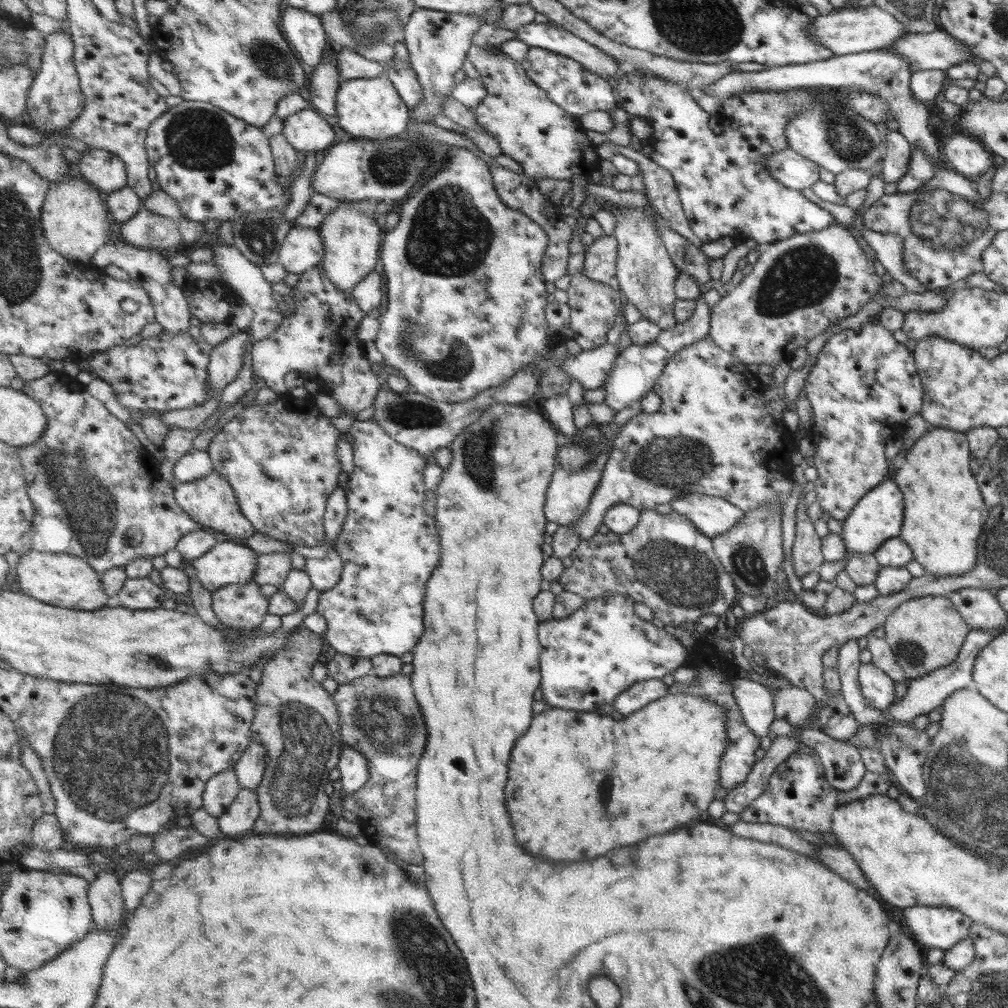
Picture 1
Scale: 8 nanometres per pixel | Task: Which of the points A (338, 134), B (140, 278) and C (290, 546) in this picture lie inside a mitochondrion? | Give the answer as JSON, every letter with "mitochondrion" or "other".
{"A":"other","B":"other","C":"other"}

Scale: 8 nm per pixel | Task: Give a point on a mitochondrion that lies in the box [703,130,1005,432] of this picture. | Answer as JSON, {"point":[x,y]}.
{"point":[943,219]}

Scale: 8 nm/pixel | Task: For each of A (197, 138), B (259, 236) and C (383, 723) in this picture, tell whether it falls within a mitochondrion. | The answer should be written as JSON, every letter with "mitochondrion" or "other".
{"A":"mitochondrion","B":"mitochondrion","C":"mitochondrion"}

